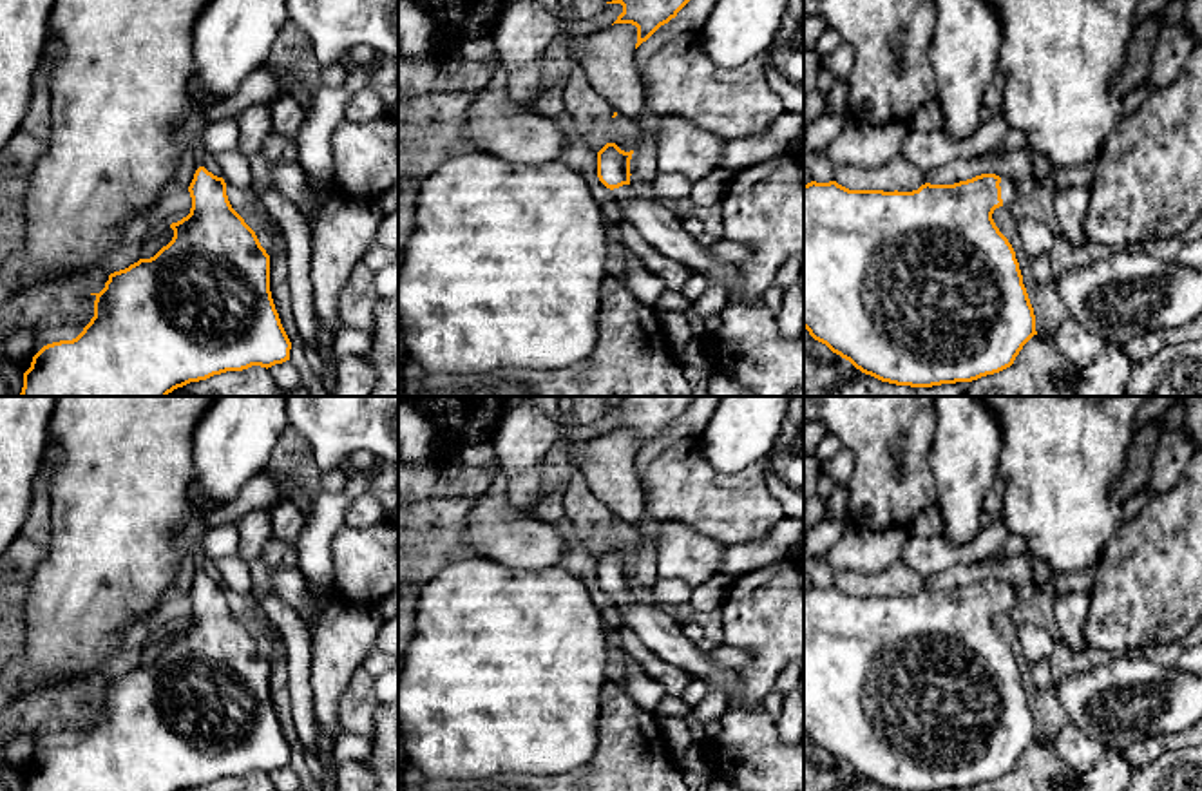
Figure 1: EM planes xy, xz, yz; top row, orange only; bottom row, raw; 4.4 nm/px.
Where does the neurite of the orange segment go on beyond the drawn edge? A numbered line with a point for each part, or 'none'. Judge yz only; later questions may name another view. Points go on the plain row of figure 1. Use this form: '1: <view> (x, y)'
1: yz (1009, 594)

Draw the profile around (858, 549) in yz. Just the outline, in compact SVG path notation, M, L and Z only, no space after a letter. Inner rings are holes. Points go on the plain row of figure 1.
M847 525L842 538L818 559L833 572L856 570L878 574L900 561L909 530L891 527L885 530L869 530Z

